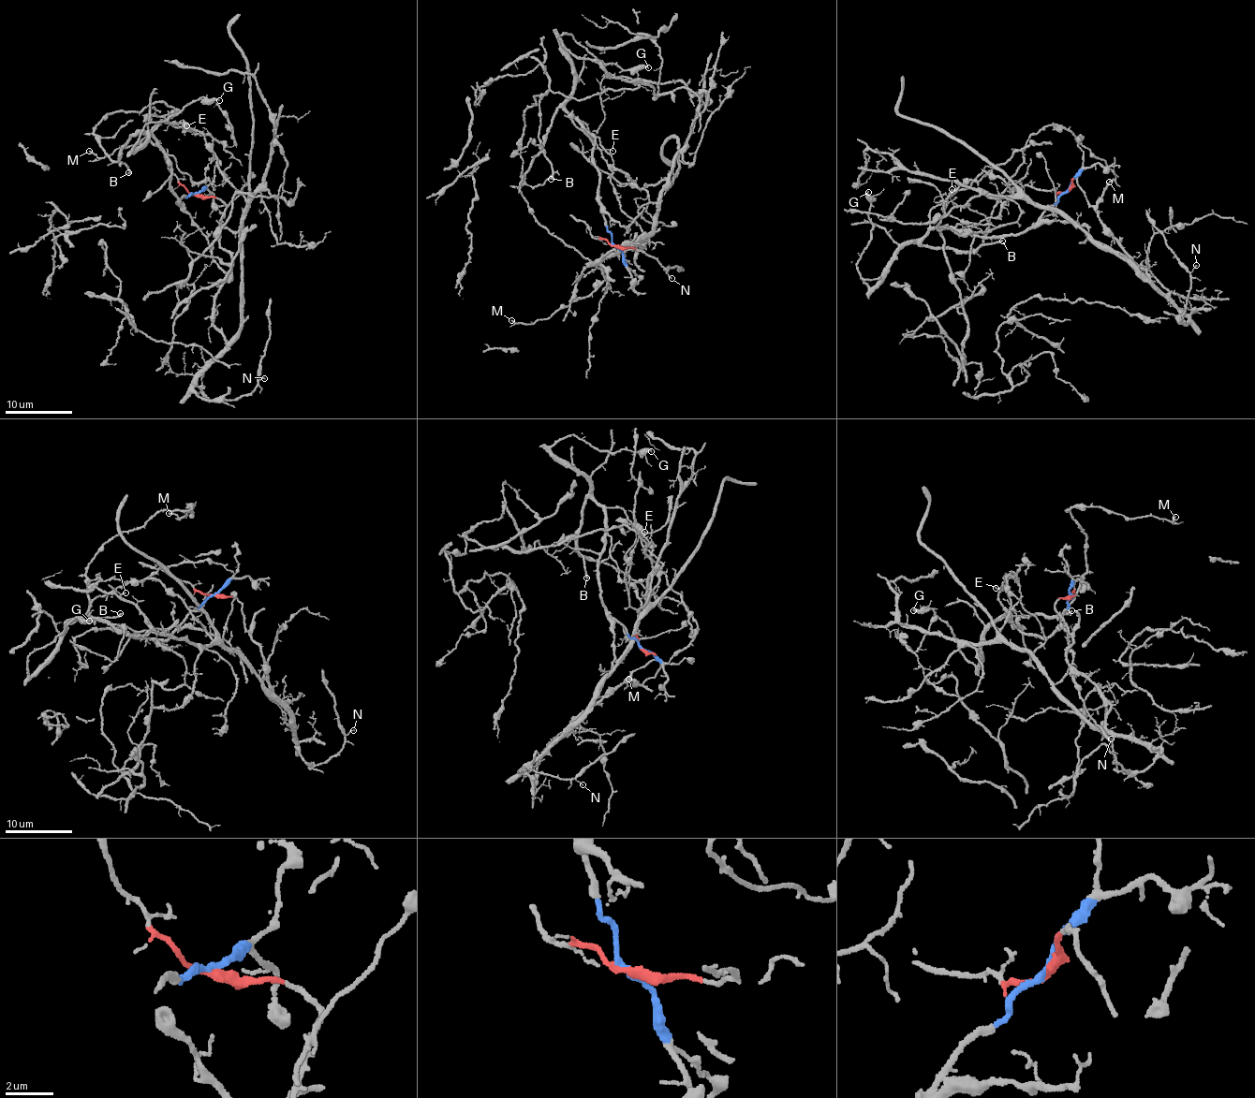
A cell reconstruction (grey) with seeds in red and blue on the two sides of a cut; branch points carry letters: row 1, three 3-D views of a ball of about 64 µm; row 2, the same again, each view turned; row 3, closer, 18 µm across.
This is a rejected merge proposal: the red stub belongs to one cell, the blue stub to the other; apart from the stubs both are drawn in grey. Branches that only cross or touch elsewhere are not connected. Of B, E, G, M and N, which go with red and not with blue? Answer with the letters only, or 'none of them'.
N

